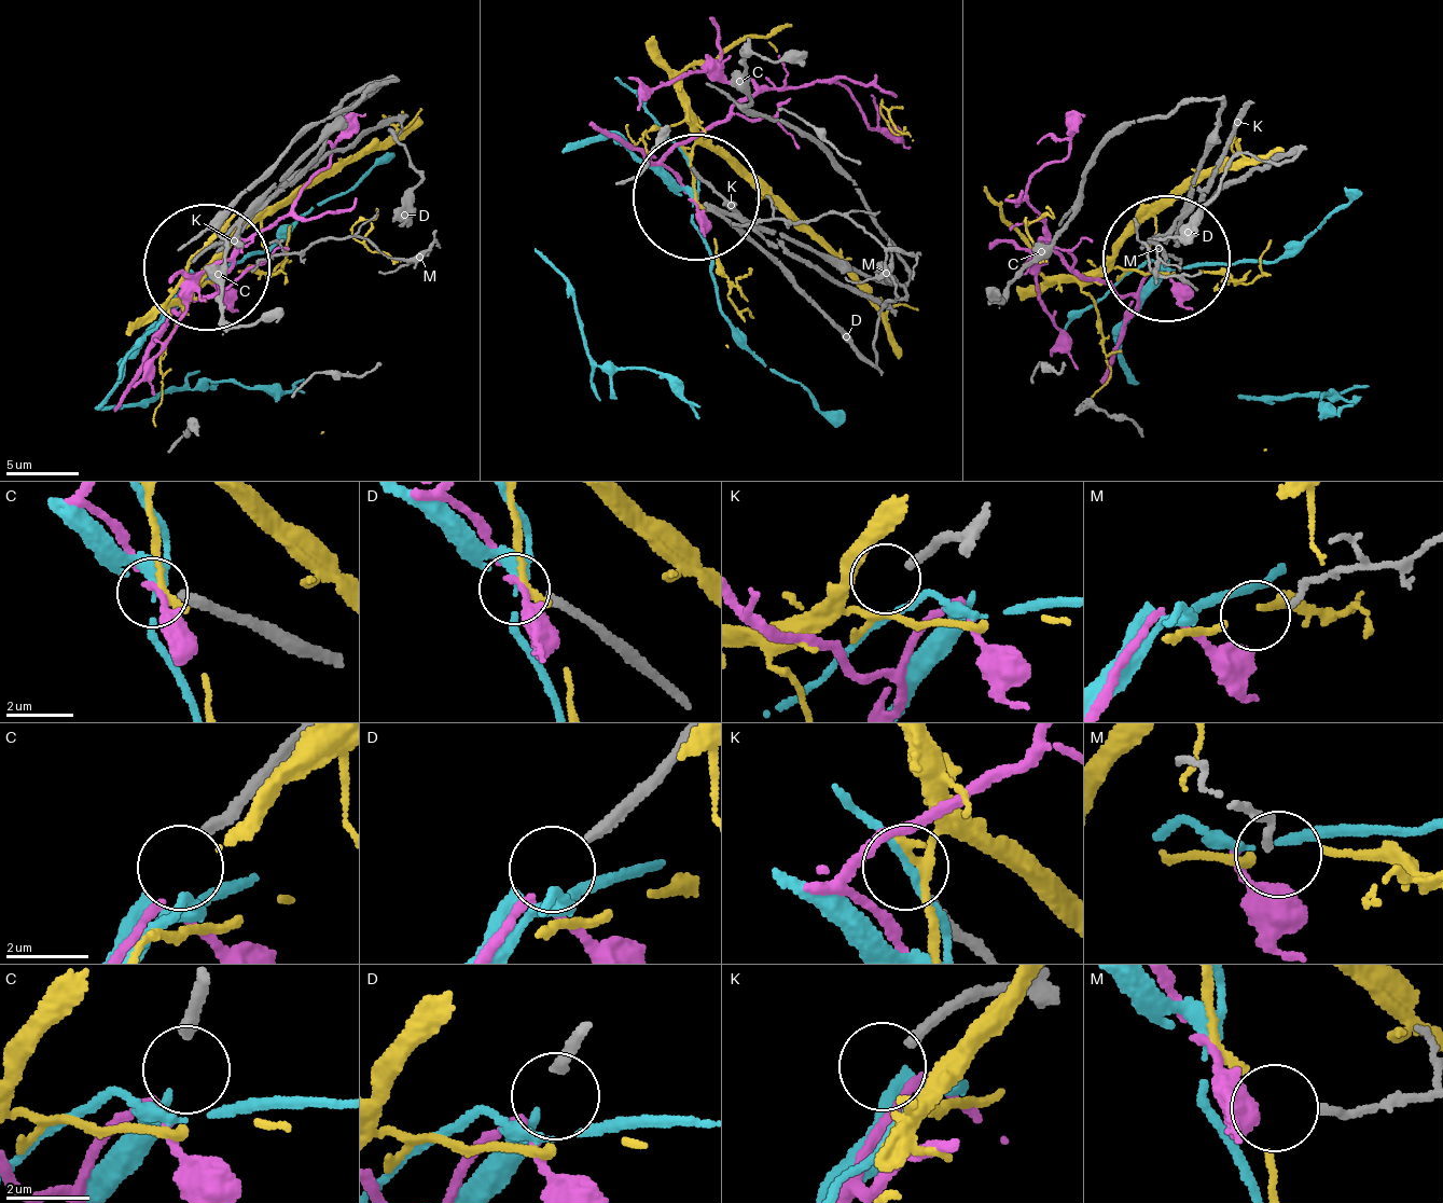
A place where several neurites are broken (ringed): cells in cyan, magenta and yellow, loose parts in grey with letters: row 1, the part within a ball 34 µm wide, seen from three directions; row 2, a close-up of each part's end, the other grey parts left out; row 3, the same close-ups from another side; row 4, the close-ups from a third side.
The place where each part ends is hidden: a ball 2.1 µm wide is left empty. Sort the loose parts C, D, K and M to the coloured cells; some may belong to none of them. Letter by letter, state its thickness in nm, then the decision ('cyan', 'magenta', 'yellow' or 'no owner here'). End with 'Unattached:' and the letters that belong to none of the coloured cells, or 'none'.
C: 320 nm thick; cyan
D: 280 nm thick; magenta
K: 240 nm thick; no owner here
M: 170 nm thick; yellow
Unattached: K

